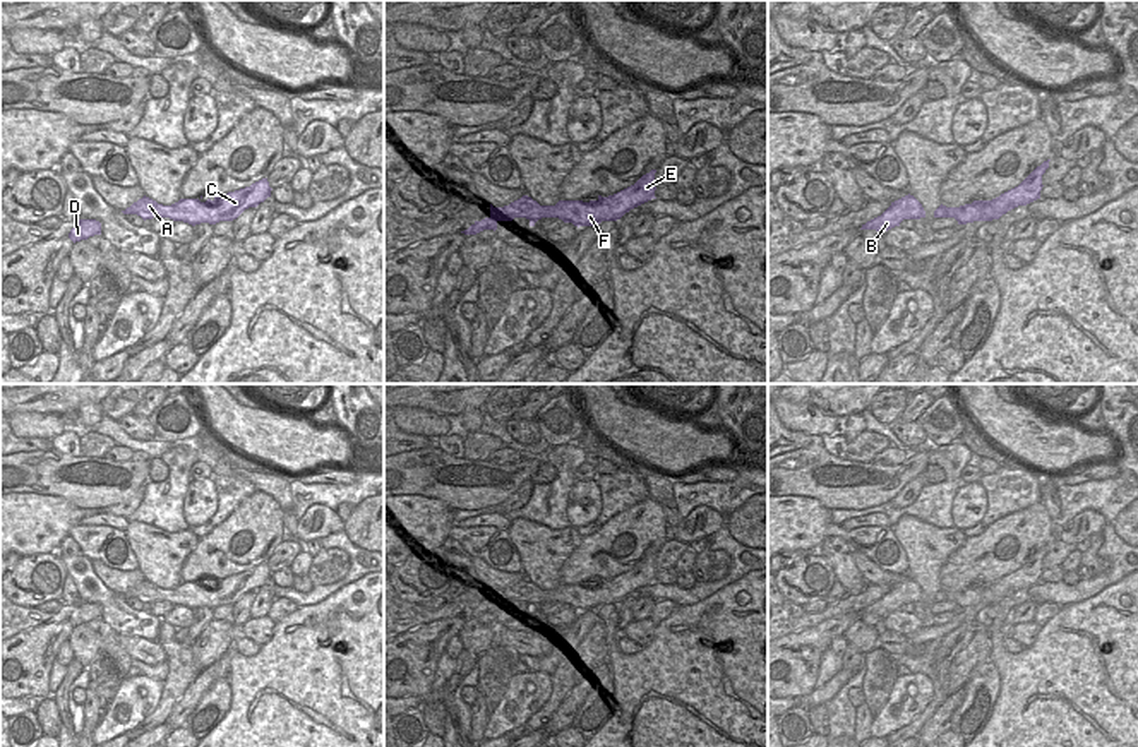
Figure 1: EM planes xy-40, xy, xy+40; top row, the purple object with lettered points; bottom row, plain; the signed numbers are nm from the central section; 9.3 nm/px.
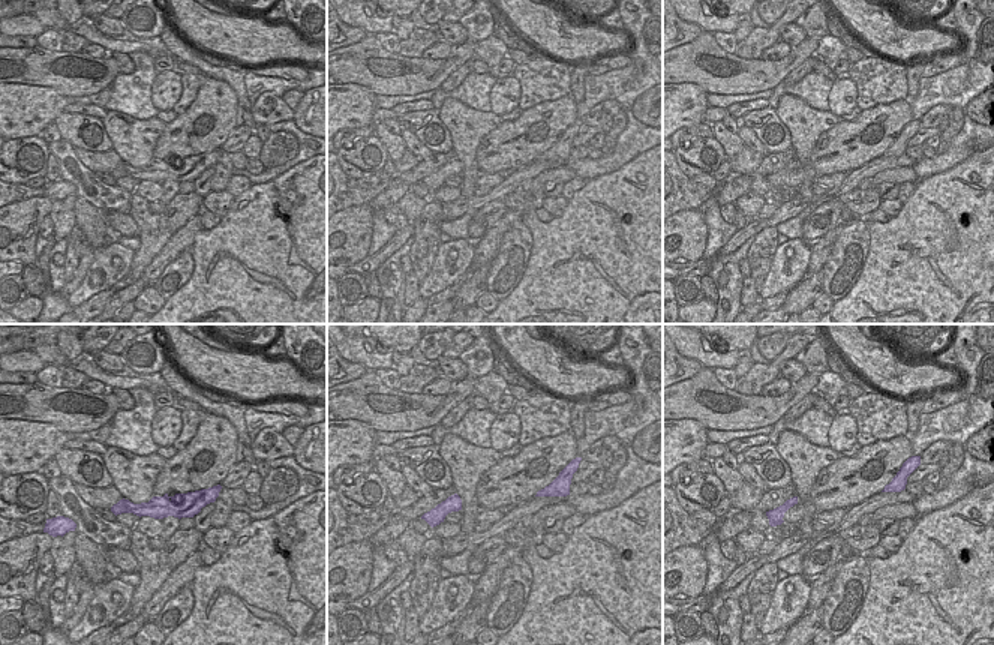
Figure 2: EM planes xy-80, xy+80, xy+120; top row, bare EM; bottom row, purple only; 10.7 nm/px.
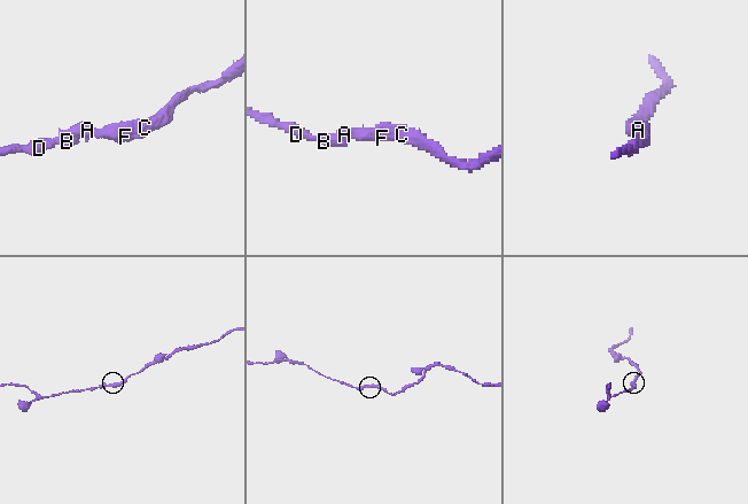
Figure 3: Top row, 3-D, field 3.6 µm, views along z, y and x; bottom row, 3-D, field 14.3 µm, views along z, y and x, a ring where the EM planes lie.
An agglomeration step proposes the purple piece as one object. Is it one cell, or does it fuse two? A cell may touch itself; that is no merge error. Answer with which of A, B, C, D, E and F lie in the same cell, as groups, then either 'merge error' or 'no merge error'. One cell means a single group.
A B C D E F | no merge error

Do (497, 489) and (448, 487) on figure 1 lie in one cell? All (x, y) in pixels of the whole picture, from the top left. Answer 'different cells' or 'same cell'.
same cell

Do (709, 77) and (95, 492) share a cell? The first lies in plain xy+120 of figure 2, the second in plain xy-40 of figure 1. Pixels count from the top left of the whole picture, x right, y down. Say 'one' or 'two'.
one

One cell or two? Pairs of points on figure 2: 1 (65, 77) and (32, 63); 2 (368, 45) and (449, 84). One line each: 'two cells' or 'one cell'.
1: one cell
2: two cells

